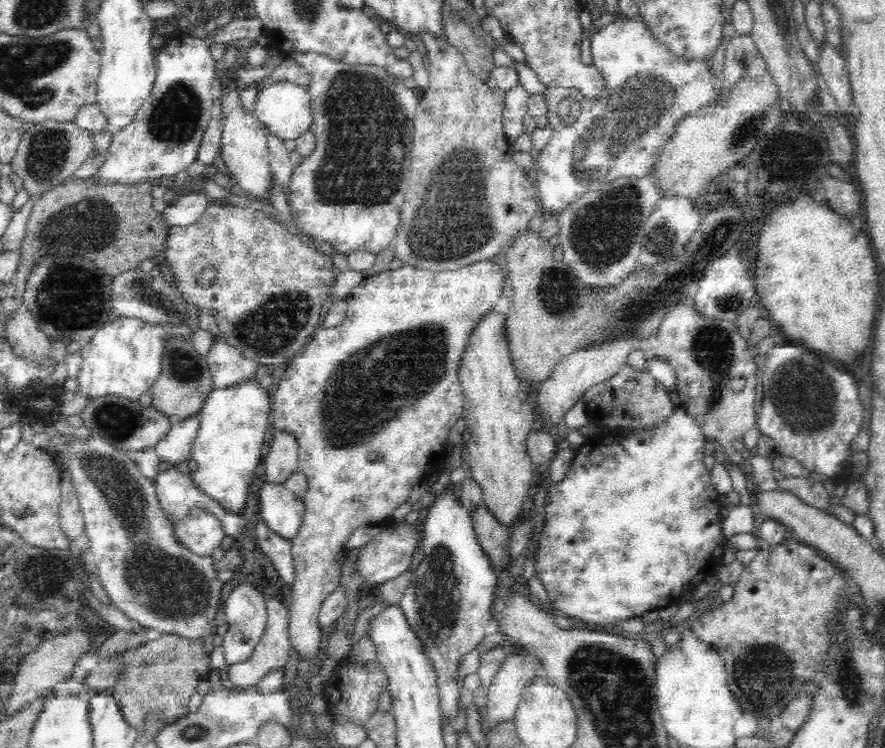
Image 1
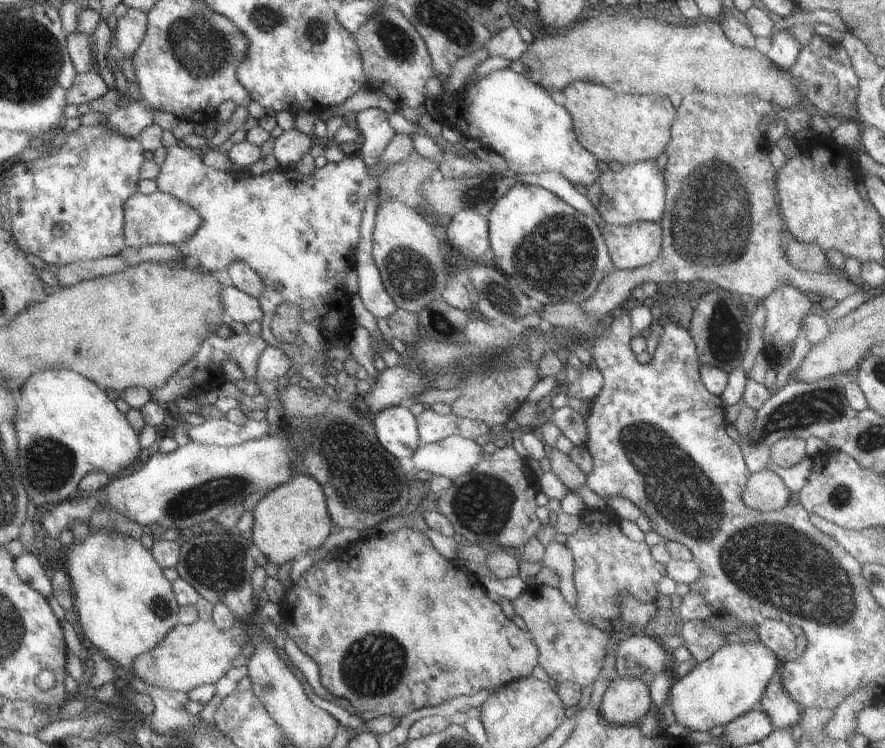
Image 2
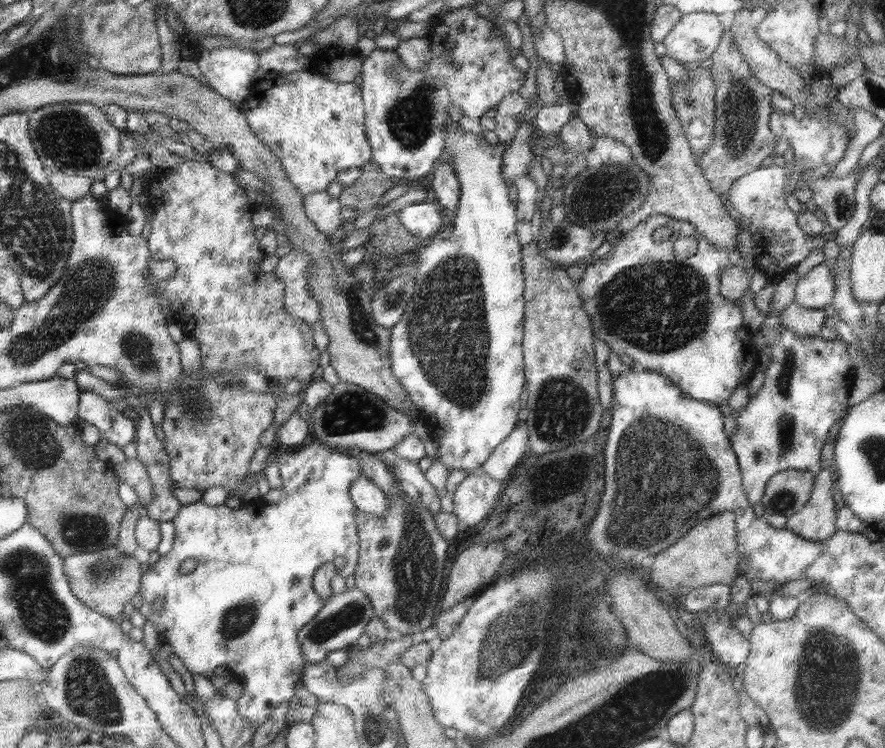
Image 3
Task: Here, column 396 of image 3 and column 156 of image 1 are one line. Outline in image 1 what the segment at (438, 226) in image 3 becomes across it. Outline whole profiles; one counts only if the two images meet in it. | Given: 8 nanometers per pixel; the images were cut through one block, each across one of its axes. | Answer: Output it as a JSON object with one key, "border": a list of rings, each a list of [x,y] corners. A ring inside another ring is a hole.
{"border":[[[202,190],[196,194],[186,194],[180,198],[174,198],[168,208],[162,210],[162,214],[154,214],[154,218],[160,218],[170,228],[188,228],[196,224],[202,214],[210,208],[212,198],[206,198]]]}

